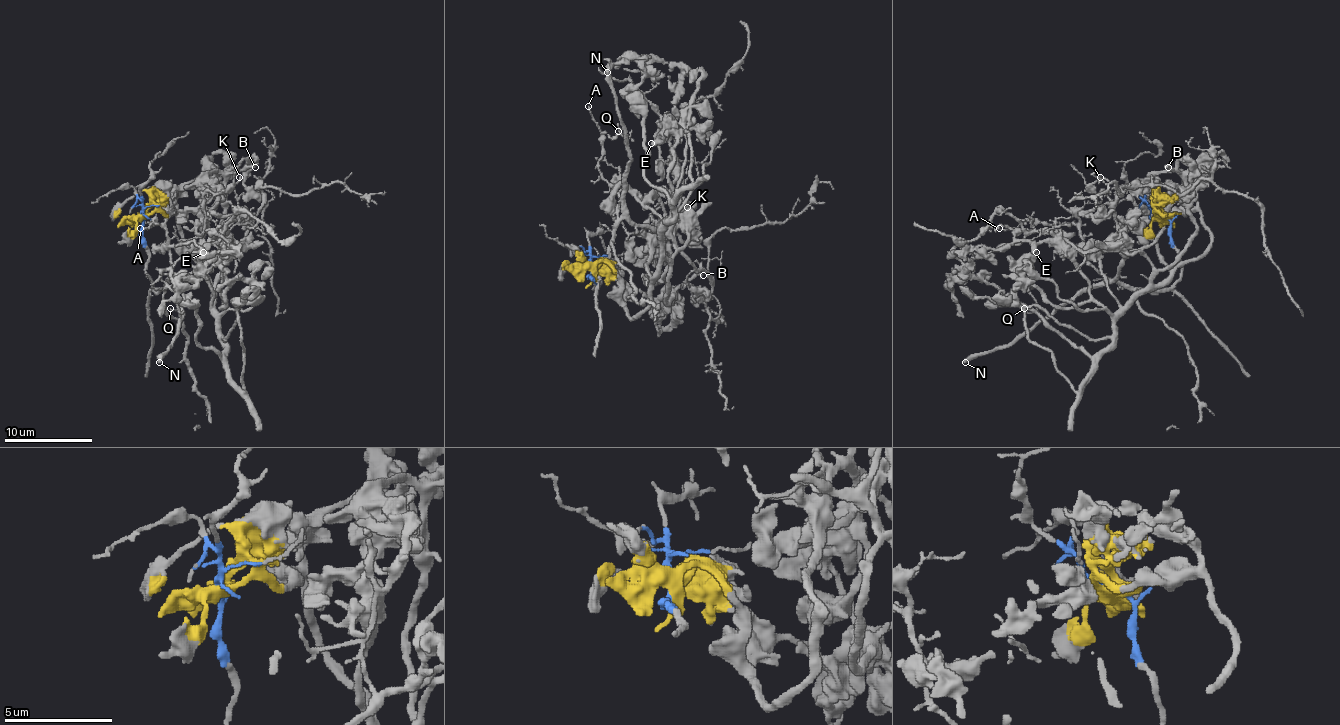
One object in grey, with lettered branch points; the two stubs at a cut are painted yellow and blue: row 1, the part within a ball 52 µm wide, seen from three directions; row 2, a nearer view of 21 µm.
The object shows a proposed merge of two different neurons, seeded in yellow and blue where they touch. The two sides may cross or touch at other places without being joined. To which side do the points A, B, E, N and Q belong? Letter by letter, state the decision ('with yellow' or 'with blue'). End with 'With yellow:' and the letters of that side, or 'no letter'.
A: with blue
B: with yellow
E: with yellow
N: with blue
Q: with blue
With yellow: B, E

